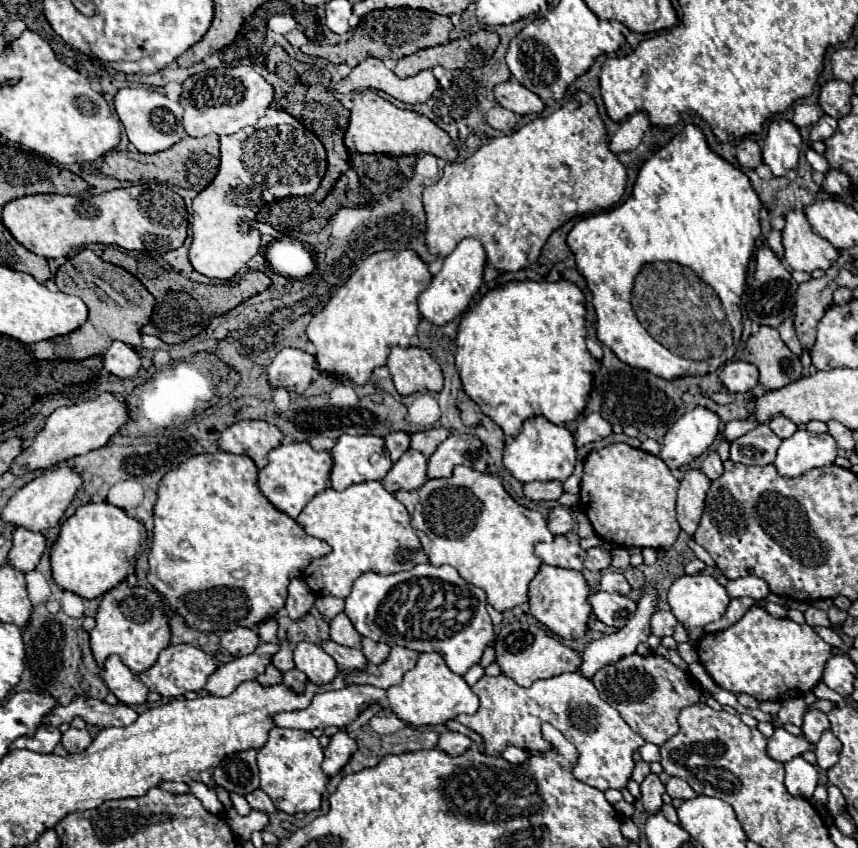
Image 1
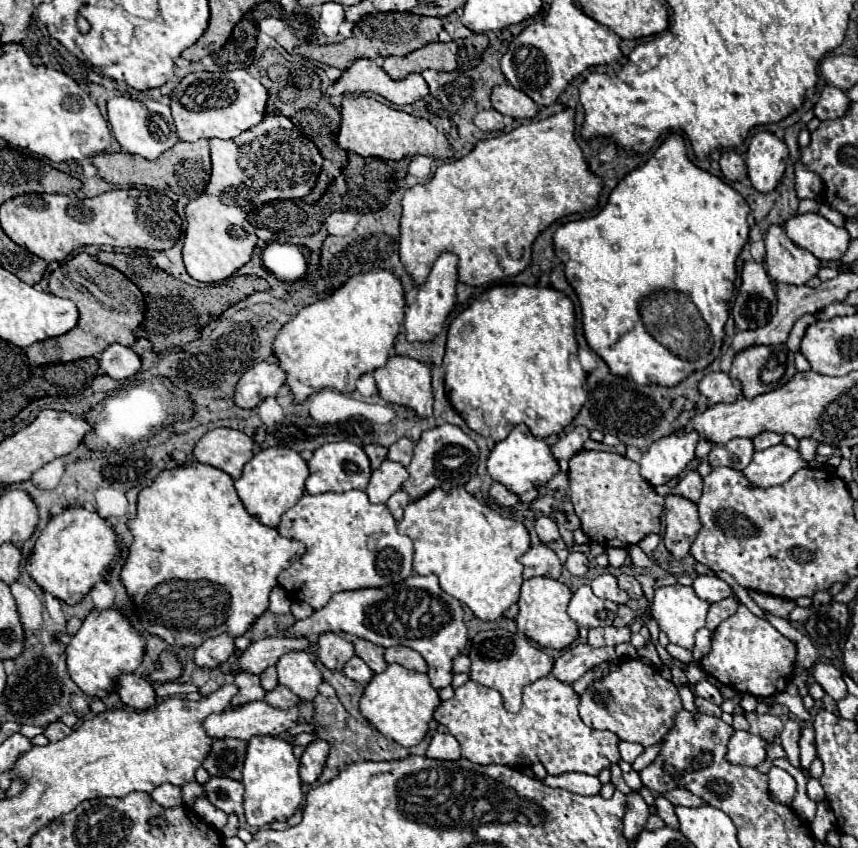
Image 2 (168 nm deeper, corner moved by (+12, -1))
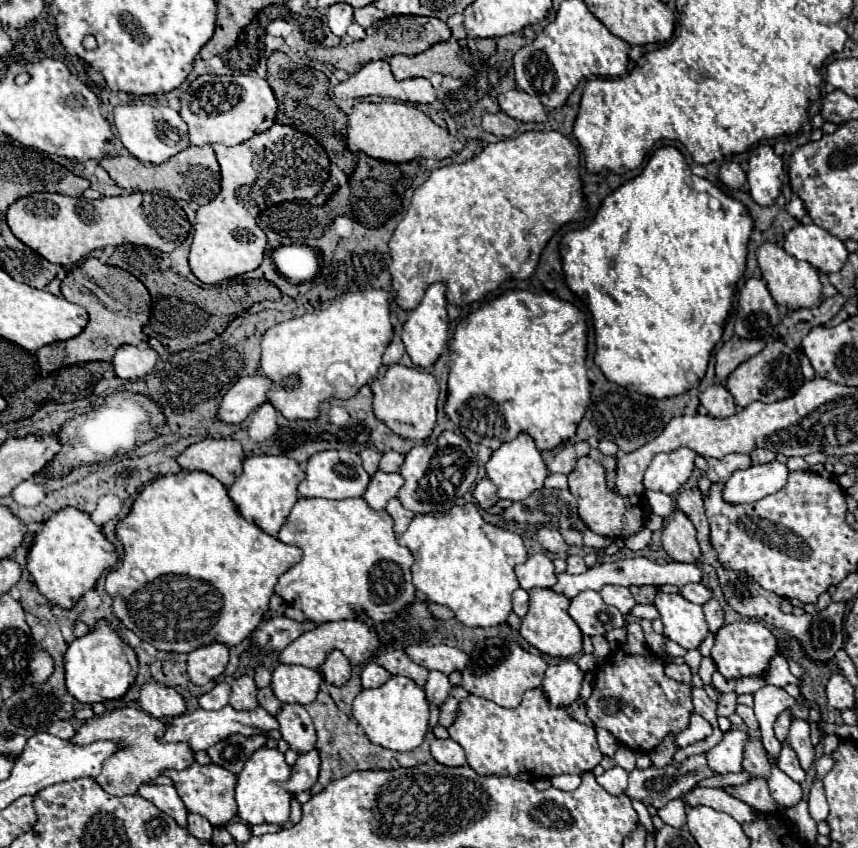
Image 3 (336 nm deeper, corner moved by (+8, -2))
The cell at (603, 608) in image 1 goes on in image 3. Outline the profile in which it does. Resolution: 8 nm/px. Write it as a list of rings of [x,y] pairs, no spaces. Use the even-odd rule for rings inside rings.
[[[581,591],[573,597],[569,615],[579,625],[583,635],[603,635],[613,627],[625,625],[625,617],[619,609],[607,605],[597,591]]]

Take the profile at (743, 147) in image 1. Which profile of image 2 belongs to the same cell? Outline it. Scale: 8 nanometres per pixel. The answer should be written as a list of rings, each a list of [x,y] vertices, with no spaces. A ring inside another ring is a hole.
[[[727,150],[727,152],[723,152],[719,164],[721,164],[723,176],[725,176],[727,180],[731,180],[731,182],[743,182],[743,180],[747,178],[745,160],[743,160],[741,154],[737,154],[737,152],[733,152],[733,150]]]

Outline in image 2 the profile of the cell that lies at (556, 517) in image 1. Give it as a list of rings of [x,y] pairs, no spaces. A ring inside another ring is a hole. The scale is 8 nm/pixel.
[[[549,516],[537,518],[535,530],[537,530],[537,536],[539,536],[539,540],[541,540],[543,544],[549,544],[549,542],[557,542],[557,540],[559,540],[557,524],[555,524],[555,520],[551,520]]]

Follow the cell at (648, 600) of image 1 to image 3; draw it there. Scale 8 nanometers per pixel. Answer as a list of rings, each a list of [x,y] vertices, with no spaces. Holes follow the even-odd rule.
[[[567,659],[559,665],[549,665],[543,679],[543,691],[553,705],[571,705],[581,691],[583,671],[575,661]]]

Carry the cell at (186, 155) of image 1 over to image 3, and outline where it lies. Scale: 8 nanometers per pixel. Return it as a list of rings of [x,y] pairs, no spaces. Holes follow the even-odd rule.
[[[189,145],[183,153],[177,153],[175,157],[171,157],[171,161],[163,163],[163,165],[147,165],[141,163],[139,159],[127,155],[117,155],[117,157],[103,157],[99,161],[99,165],[111,175],[111,179],[123,187],[123,189],[137,189],[137,191],[167,191],[169,195],[183,199],[183,201],[195,201],[199,205],[209,203],[211,199],[217,197],[219,193],[219,165],[215,159],[215,151],[211,145],[203,145],[203,147],[195,147]]]

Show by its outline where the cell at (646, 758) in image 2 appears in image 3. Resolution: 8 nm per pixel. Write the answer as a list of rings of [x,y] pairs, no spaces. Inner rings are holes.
[[[671,733],[649,753],[649,759],[653,761],[655,767],[665,767],[671,763],[675,751],[677,751],[677,735]]]

